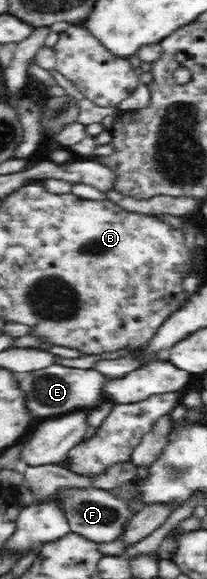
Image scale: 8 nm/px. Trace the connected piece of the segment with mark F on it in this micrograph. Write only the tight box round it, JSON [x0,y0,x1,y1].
[25,484,131,543]

